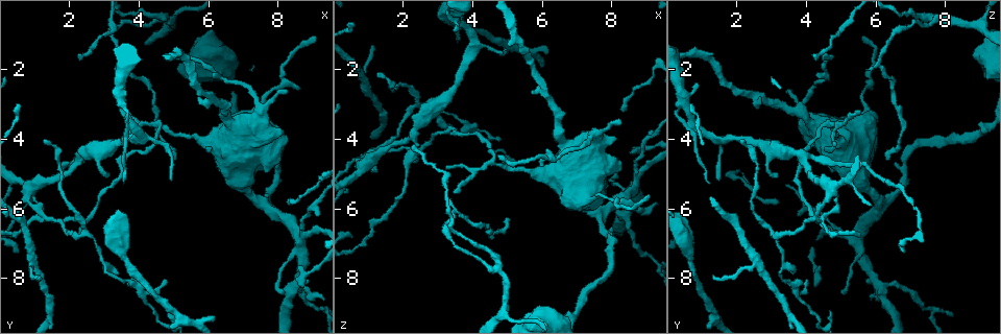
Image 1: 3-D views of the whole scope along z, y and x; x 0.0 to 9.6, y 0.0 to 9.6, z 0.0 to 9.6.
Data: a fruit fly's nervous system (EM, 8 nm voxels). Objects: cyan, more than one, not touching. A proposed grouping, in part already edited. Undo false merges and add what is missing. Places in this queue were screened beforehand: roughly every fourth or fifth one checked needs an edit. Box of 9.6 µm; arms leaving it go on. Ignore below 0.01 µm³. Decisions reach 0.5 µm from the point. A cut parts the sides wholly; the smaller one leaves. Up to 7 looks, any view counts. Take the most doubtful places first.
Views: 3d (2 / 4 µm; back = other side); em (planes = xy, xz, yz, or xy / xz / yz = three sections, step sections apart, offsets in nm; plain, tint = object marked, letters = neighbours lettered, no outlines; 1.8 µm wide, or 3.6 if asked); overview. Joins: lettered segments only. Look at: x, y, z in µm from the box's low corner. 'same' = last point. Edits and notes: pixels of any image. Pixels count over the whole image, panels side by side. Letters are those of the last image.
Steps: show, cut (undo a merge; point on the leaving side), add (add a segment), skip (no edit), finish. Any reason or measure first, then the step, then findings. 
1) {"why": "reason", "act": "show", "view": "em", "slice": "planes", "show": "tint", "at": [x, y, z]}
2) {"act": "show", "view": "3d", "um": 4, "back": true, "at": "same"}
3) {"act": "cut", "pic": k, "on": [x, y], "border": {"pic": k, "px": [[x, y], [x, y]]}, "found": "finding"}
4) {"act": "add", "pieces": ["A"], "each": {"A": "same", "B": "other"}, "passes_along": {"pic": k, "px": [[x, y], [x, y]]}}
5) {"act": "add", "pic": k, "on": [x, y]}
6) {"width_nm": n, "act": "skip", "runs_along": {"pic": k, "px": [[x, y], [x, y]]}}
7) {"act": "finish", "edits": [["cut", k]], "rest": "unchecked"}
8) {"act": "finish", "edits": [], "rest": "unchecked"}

{"why": "calibre changes", "act": "show", "view": "3d", "um": 4, "back": true, "at": [2.25, 4.55, 3.90]}

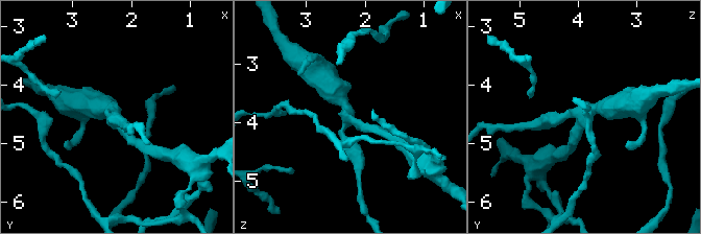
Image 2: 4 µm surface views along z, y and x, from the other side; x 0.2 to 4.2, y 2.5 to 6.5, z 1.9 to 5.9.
{"why": "need the tissue", "act": "show", "view": "em", "slice": "planes", "show": "tint", "at": [2.30, 4.55, 3.90]}

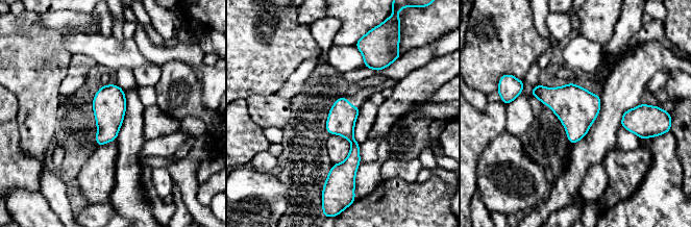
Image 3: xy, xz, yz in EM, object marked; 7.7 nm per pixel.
{"why": "see the neighbours", "act": "show", "view": "em", "slice": "planes", "show": "letters", "at": "same"}

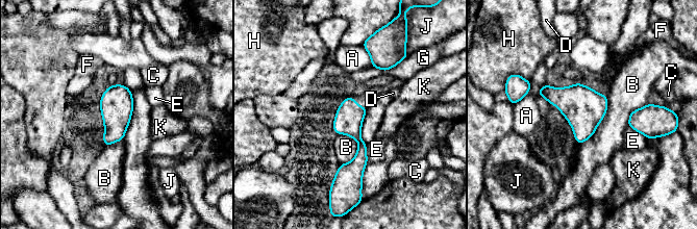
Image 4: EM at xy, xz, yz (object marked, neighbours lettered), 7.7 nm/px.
{"arms": 3, "act": "skip", "each": {"A": "other", "B": "other", "C": "other", "D": "other", "E": "other", "F": "other", "G": "other", "H": "other", "J": "other", "K": "other"}, "border": {"pic": 4, "px": [[607, 95], [604, 117], [578, 146]]}, "found": "one cell here"}

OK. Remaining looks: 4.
{"why": "sudden change in width", "act": "show", "view": "em", "slice": "xz", "step": 8, "show": "tint", "at": [0.90, 5.35, 4.70]}

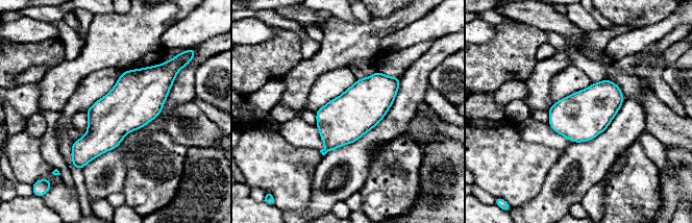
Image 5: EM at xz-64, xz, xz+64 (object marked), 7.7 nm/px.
{"act": "show", "view": "em", "slice": "planes", "show": "letters", "at": "same"}

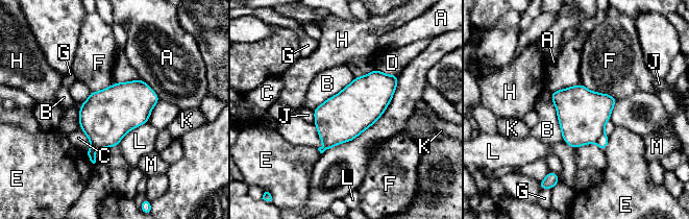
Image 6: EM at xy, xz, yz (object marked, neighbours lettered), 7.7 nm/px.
{"longest_contact_nm": ["F", 500], "act": "cut", "pic": 6, "on": [583, 114], "each": {"A": "other", "B": "other", "C": "other", "D": "other", "E": "other", "F": "other", "G": "other", "H": "other", "J": "other", "K": "other", "L": "other", "M": "other"}, "border": {"pic": 6, "px": [[604, 134], [595, 142]]}, "found": "a second cell is stuck on"}

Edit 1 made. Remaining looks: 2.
{"why": "redraw", "act": "show", "view": "overview"}

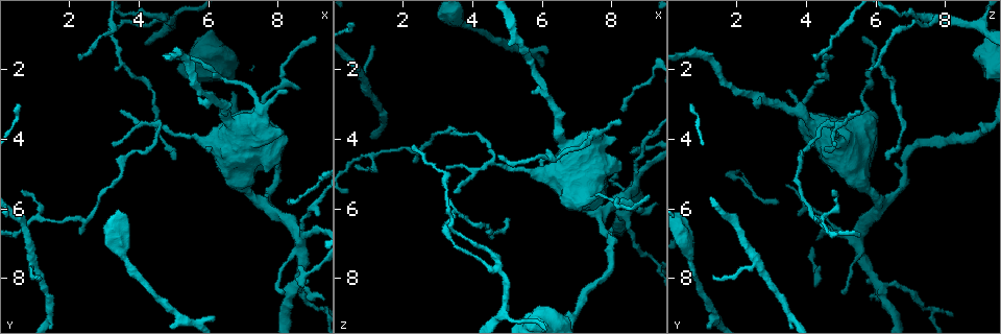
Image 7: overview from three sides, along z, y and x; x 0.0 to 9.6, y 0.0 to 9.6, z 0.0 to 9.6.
{"why": "an open end", "act": "show", "view": "em", "slice": "planes", "show": "letters", "at": [9.05, 1.10, 5.55]}

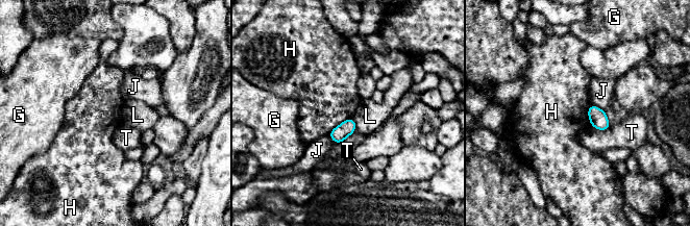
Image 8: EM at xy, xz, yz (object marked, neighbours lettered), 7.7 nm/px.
{"width_nm": 120, "longest_contact_nm": ["H", 240], "act": "skip", "each": {"G": "other", "H": "other", "J": "other", "L": "other", "T": "other"}, "found": "none of them fits"}

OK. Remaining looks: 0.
{"act": "finish", "edits": [["cut", 6]], "rest": "unchecked"}

